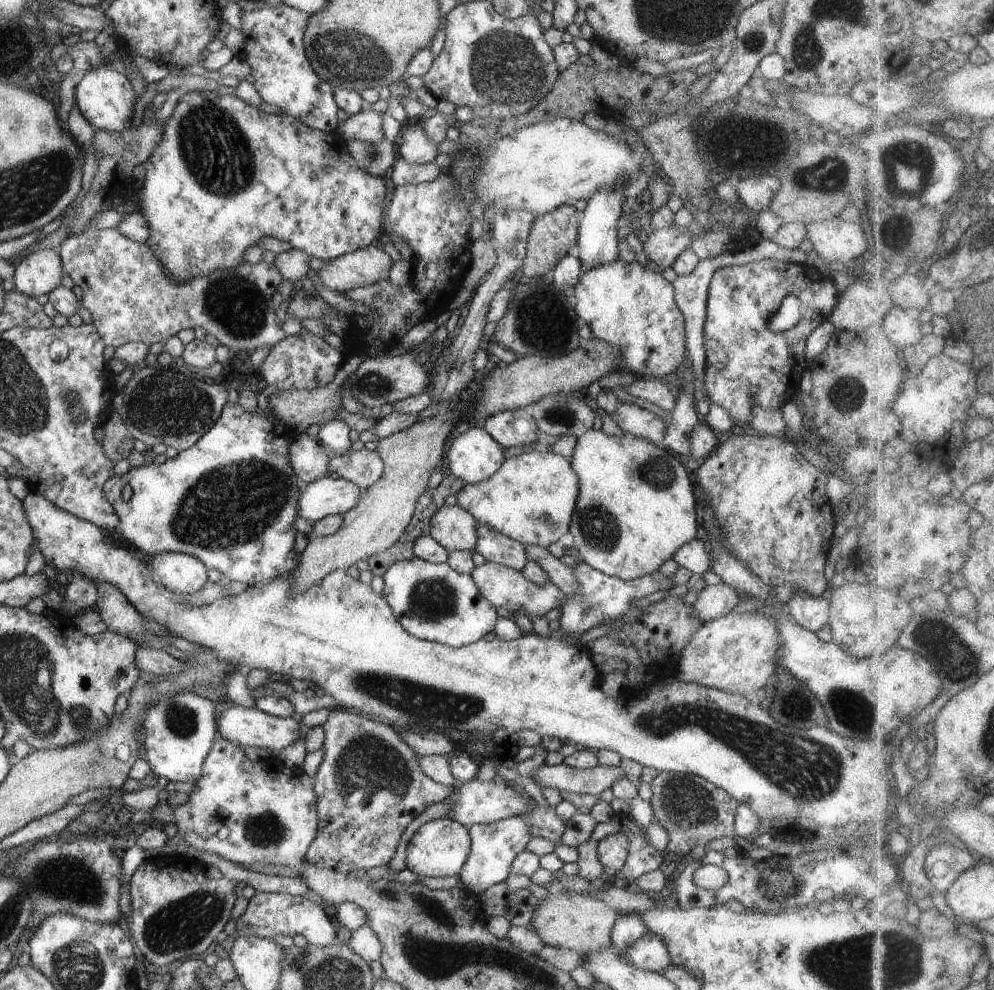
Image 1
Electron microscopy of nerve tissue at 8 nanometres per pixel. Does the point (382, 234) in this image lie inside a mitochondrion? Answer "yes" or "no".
no

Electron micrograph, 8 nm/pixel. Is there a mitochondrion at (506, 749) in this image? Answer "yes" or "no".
no

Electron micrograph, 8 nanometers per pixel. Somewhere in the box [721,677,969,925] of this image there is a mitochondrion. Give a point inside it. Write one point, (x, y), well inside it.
(777, 884)

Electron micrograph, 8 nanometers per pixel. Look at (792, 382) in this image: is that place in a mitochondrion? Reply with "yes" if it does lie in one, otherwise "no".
no

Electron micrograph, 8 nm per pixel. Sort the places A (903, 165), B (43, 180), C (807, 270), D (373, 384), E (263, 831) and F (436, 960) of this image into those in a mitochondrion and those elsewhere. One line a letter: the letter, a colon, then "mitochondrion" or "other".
A: mitochondrion
B: mitochondrion
C: other
D: mitochondrion
E: mitochondrion
F: mitochondrion

